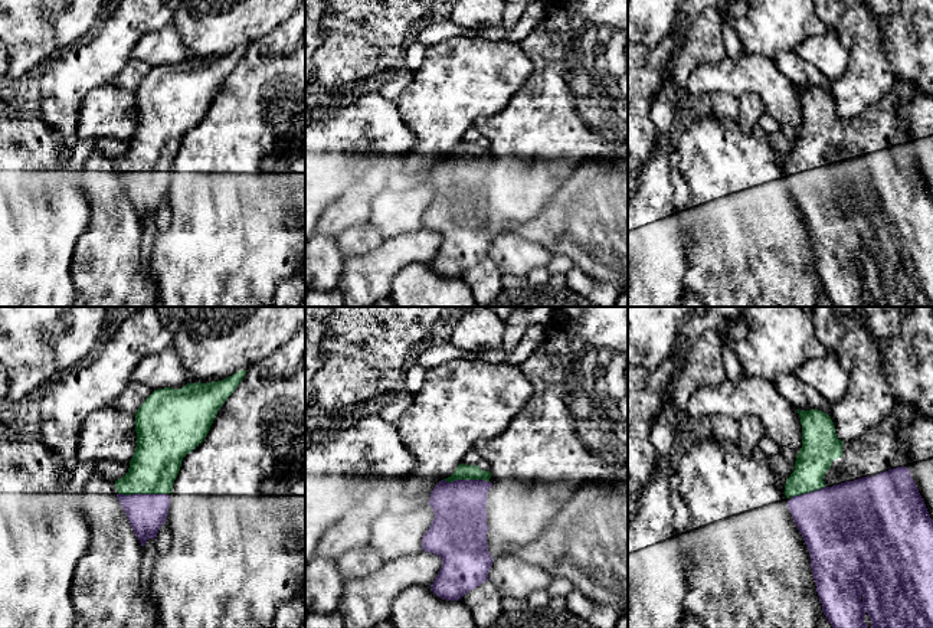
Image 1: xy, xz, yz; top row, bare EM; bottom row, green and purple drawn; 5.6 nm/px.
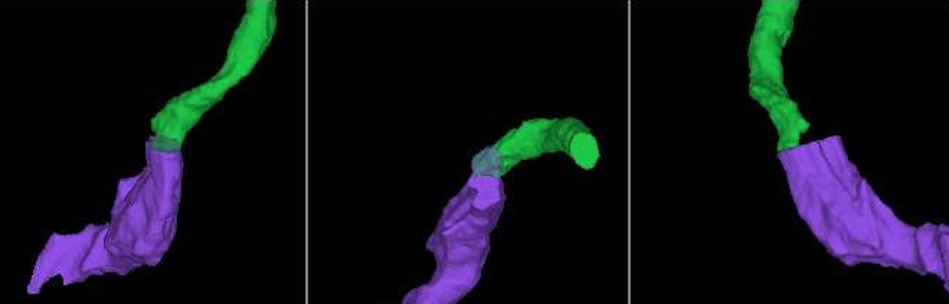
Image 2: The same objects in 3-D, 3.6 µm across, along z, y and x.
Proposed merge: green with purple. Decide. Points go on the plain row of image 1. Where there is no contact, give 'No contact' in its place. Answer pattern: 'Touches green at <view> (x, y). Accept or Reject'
Touches green at xy (143, 170). Accept

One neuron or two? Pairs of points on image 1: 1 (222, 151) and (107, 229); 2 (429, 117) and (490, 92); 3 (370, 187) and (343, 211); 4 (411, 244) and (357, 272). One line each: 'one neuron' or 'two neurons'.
1: two neurons
2: one neuron
3: one neuron
4: one neuron

